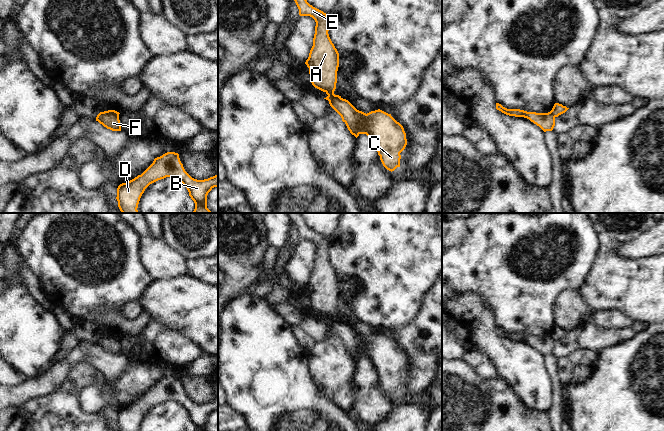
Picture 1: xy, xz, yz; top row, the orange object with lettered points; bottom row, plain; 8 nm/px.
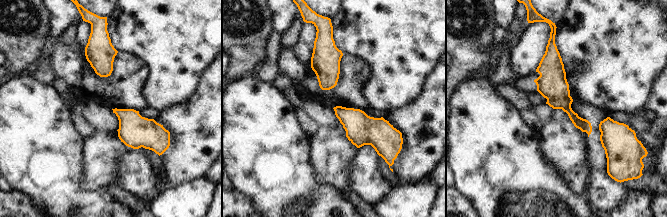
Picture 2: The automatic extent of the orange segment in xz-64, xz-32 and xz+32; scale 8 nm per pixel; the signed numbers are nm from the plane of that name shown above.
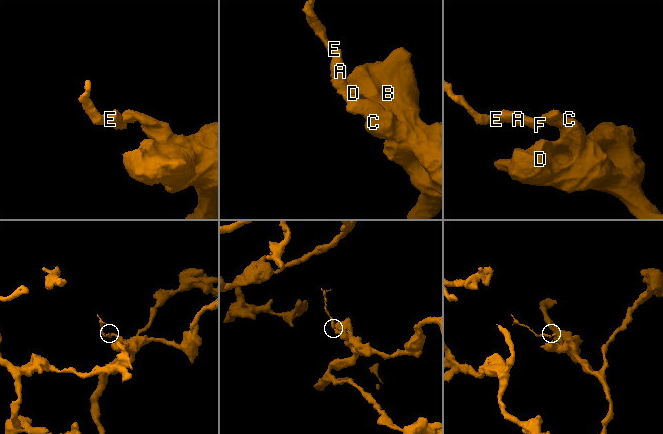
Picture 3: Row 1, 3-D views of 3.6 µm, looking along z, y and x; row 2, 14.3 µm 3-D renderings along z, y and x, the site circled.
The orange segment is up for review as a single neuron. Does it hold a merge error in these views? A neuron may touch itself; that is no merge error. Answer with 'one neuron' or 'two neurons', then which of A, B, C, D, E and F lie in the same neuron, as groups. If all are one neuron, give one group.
two neurons | A E F / B C D

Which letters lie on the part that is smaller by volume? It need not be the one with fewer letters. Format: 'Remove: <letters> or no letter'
Remove: A, E, F

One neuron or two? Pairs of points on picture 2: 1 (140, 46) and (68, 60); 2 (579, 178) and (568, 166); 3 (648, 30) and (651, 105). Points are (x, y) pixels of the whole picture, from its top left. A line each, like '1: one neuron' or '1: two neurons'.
1: two neurons
2: one neuron
3: two neurons

